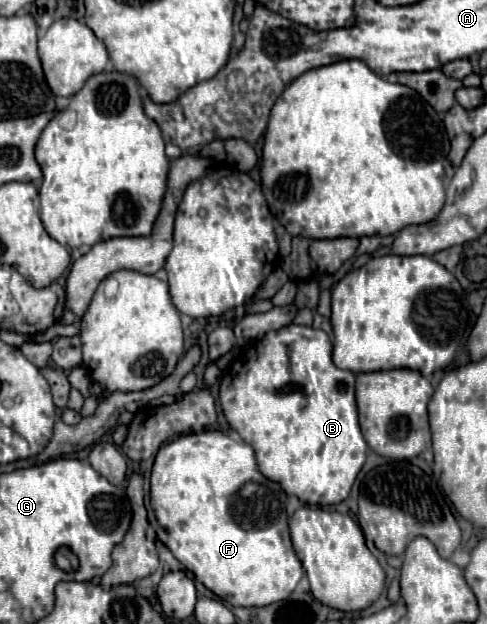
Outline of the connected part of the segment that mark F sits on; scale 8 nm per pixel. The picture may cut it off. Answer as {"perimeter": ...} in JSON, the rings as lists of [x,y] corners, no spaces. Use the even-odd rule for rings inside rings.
{"perimeter":[[[206,429],[198,433],[181,434],[175,440],[163,444],[151,470],[149,497],[155,515],[149,523],[155,529],[157,538],[181,564],[185,564],[187,570],[193,572],[201,584],[205,584],[216,597],[229,602],[231,606],[253,608],[285,600],[301,580],[303,566],[293,552],[287,528],[287,494],[277,484],[271,484],[263,478],[257,468],[253,448],[245,444],[235,431]],[[247,482],[267,486],[257,488],[243,514],[237,512],[237,496]]]}

